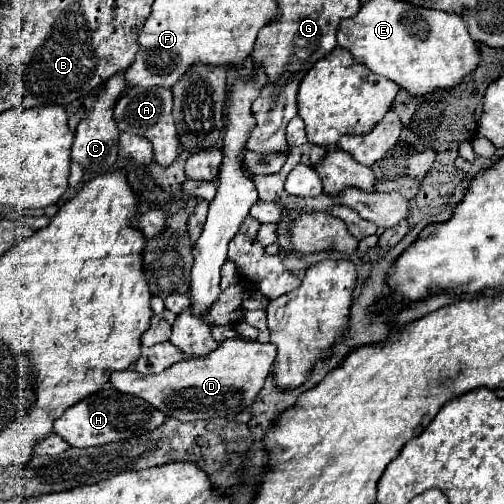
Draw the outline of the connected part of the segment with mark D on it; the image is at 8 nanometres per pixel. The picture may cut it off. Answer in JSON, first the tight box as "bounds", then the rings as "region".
{"bounds":[109,338,273,422],"region":[[[229,338],[203,358],[181,360],[175,366],[169,366],[167,370],[151,376],[143,376],[135,370],[113,372],[109,382],[115,390],[143,398],[157,410],[163,410],[165,416],[173,416],[181,422],[195,422],[201,418],[233,418],[251,406],[255,394],[263,388],[263,382],[271,372],[273,360],[273,344]]]}

